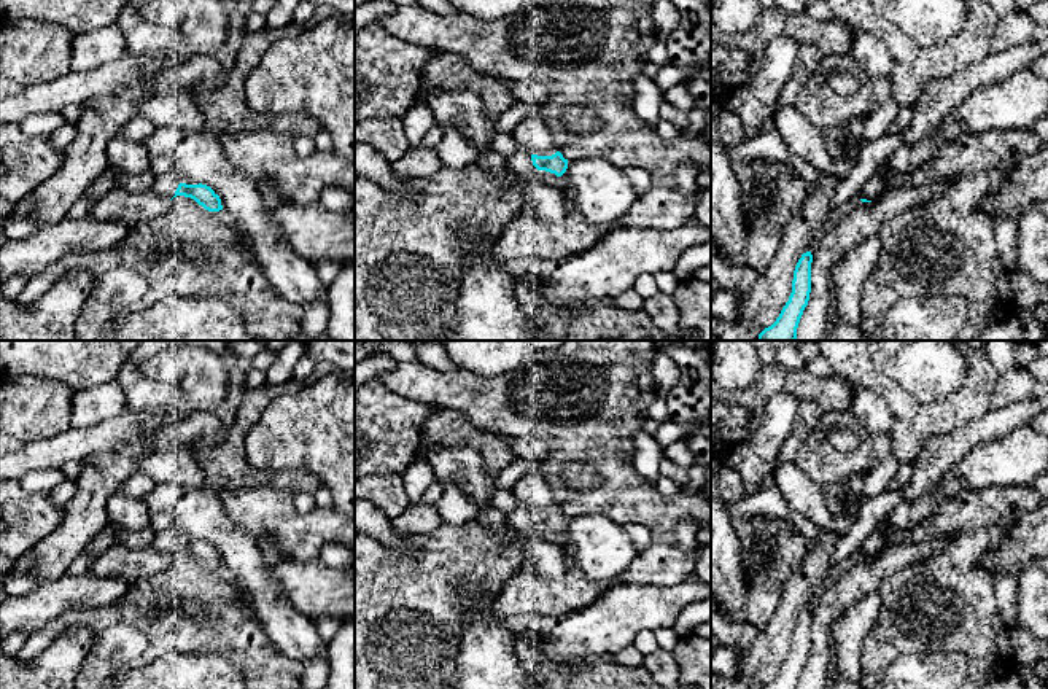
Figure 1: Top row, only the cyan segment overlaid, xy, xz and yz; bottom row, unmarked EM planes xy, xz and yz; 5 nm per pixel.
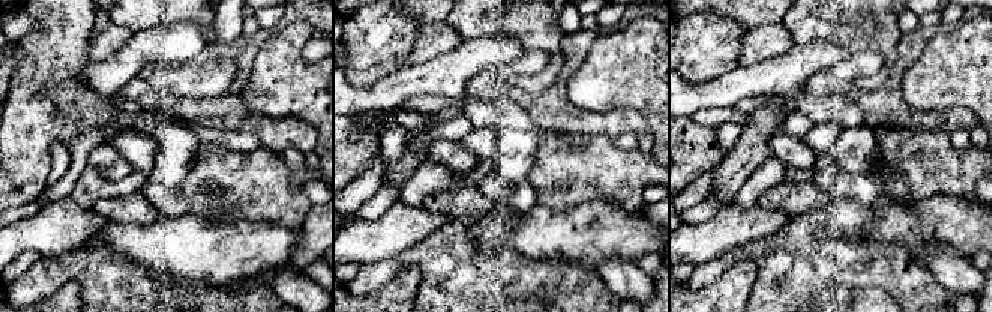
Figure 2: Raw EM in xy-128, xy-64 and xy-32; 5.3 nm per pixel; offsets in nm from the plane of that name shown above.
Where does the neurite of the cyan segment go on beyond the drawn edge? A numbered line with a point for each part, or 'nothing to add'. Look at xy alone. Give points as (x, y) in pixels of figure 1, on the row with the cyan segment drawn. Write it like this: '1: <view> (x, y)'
1: xy (166, 183)

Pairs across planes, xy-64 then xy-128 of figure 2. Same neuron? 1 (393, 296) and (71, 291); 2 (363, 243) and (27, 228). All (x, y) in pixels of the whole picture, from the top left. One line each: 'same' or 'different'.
1: same
2: same

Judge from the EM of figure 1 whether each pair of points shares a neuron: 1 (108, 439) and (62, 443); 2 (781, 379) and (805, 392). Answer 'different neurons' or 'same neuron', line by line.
1: same neuron
2: same neuron

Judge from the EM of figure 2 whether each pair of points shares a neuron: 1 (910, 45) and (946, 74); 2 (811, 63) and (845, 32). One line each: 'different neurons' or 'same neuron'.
1: different neurons
2: different neurons

